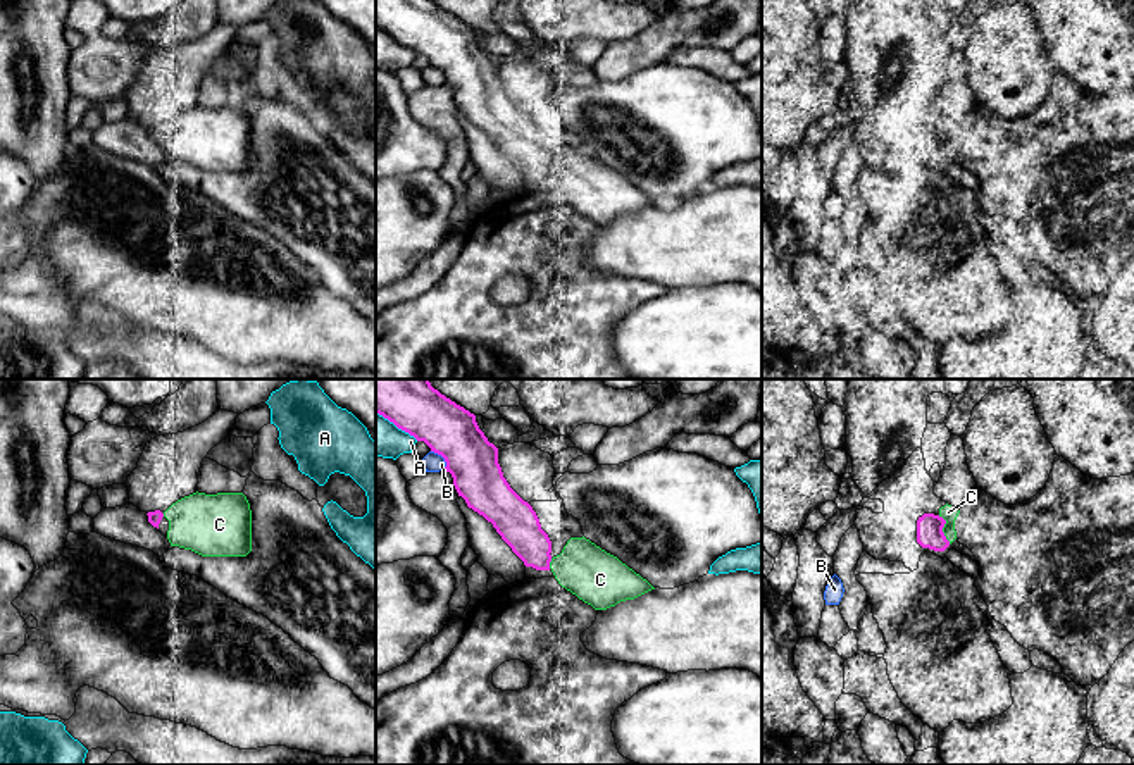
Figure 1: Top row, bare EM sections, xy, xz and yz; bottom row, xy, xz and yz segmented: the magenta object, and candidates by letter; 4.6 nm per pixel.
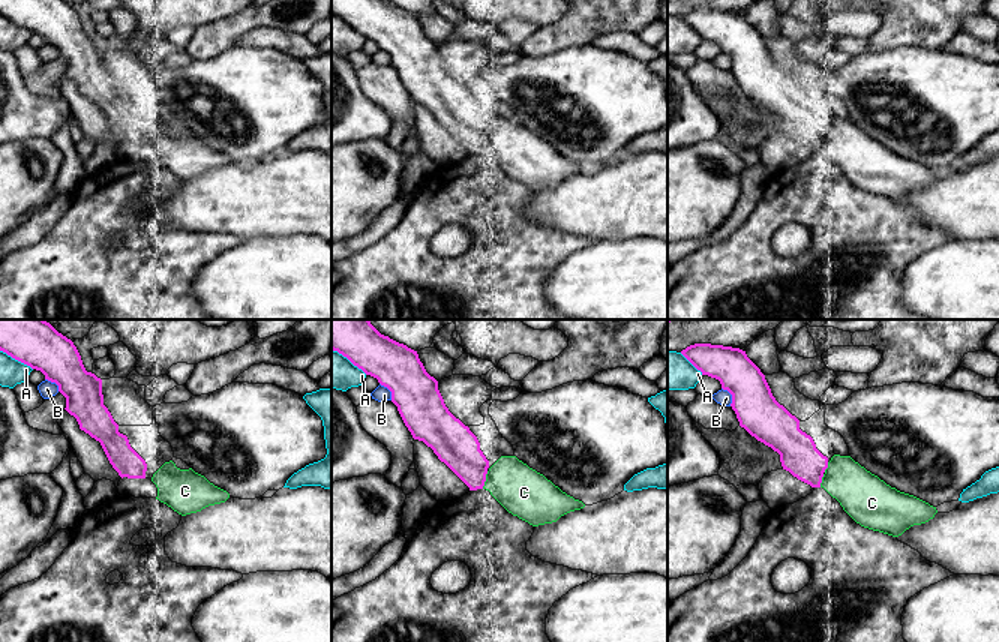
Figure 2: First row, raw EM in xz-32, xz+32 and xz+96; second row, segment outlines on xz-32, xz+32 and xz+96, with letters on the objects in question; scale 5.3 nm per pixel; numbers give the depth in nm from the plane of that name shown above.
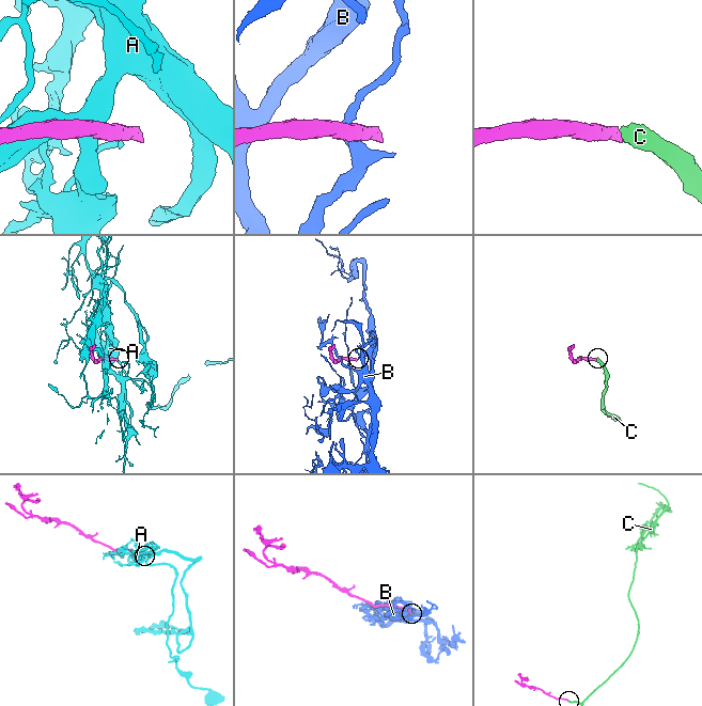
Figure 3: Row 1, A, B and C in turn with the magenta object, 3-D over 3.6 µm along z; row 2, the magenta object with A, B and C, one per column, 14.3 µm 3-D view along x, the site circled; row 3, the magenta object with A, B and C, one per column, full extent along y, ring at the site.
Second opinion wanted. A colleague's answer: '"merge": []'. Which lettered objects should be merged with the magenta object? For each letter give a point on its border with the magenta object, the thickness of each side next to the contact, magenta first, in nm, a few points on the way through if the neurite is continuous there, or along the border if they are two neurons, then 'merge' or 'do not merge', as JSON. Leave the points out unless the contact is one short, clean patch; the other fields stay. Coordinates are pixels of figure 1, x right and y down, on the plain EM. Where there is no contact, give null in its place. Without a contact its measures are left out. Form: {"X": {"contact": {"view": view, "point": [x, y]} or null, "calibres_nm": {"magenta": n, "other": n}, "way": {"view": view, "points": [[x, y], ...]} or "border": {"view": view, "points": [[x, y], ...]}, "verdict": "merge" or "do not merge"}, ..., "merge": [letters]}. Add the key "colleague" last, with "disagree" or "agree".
{"A": {"contact": {"view": "xz", "point": [397, 40]}, "calibres_nm": {"magenta": 240, "other": 190}, "verdict": "do not merge"}, "B": {"contact": {"view": "xz", "point": [442, 69]}, "calibres_nm": {"magenta": 240, "other": 90}, "border": {"view": "xz", "points": [[431, 64], [443, 73], [445, 81]]}, "verdict": "do not merge"}, "C": {"contact": {"view": "yz", "point": [941, 143]}, "calibres_nm": {"magenta": 130, "other": 70}, "verdict": "merge"}, "merge": ["C"], "colleague": "disagree"}

